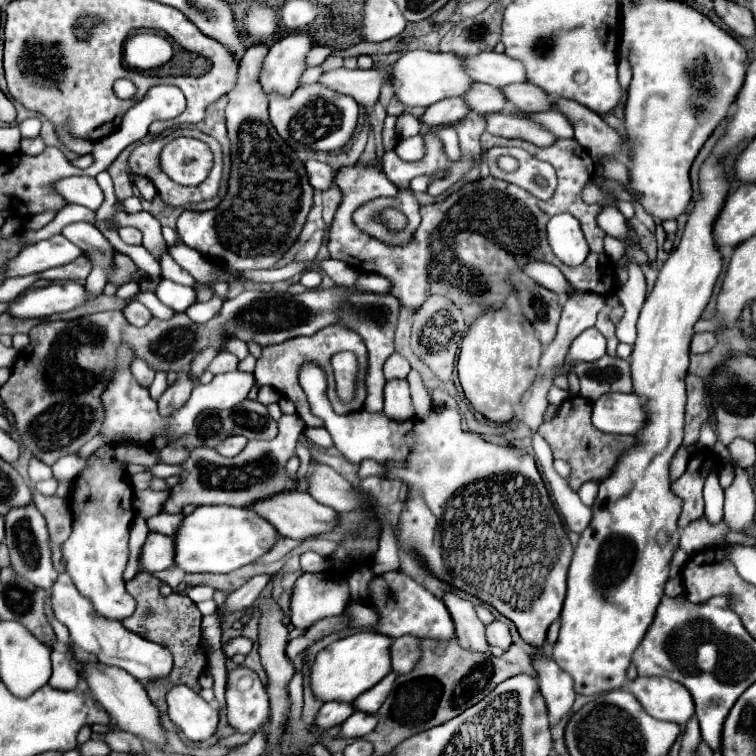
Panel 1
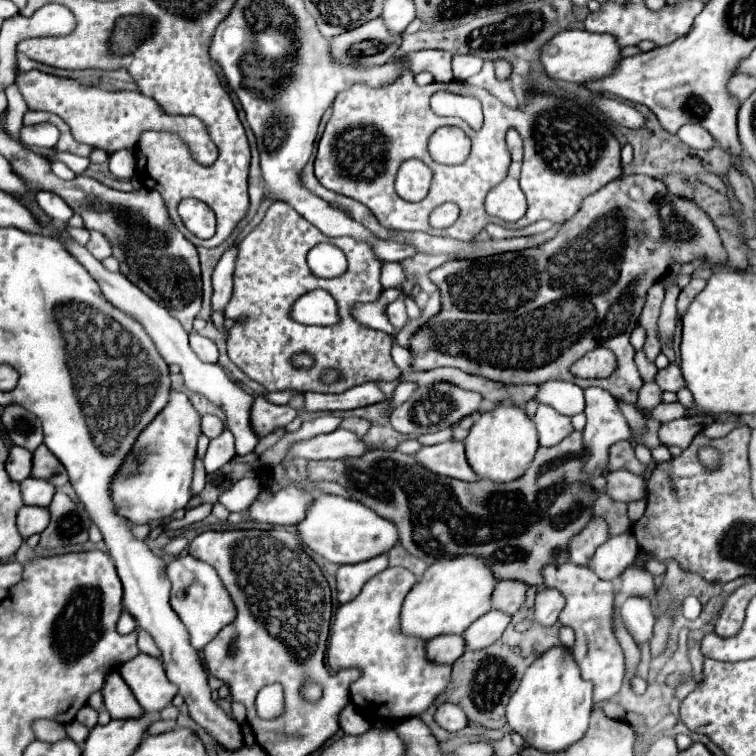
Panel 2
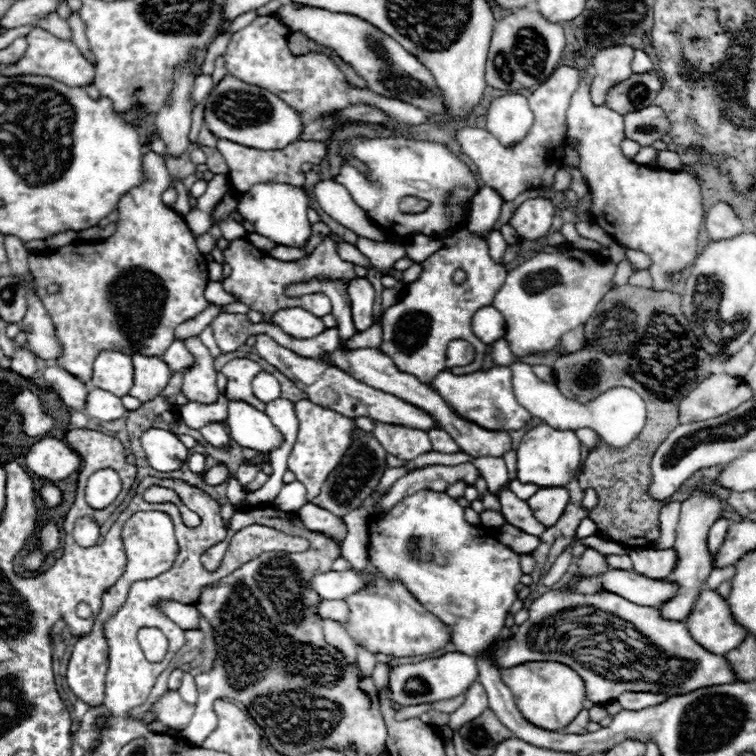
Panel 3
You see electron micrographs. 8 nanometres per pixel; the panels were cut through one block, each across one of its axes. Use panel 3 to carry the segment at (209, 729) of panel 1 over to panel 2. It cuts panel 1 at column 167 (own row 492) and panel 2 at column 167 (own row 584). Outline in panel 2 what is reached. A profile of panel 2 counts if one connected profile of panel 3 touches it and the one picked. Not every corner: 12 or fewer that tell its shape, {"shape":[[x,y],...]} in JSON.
{"shape":[[138,654],[118,668],[144,712],[176,696],[158,658]]}

